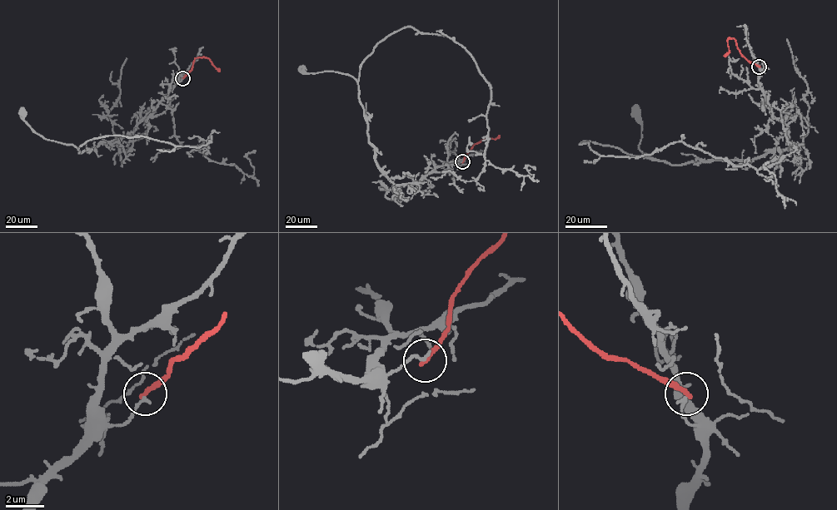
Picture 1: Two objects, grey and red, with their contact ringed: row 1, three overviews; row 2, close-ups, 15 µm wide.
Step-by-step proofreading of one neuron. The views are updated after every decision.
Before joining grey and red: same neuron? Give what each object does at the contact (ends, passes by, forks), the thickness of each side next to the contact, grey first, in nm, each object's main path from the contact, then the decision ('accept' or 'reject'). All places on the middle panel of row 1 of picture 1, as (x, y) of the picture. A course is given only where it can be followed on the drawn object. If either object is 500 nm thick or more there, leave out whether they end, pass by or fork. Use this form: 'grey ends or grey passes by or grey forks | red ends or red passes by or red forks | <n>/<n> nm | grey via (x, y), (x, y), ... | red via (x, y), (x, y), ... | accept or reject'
grey ends | red ends | 160/280 nm | grey via (462, 161), (436, 167), (417, 183), (395, 185), (369, 141), (358, 83), (335, 71), (301, 69) | red via (462, 161), (474, 144), (488, 138), (495, 139), (499, 135) | reject

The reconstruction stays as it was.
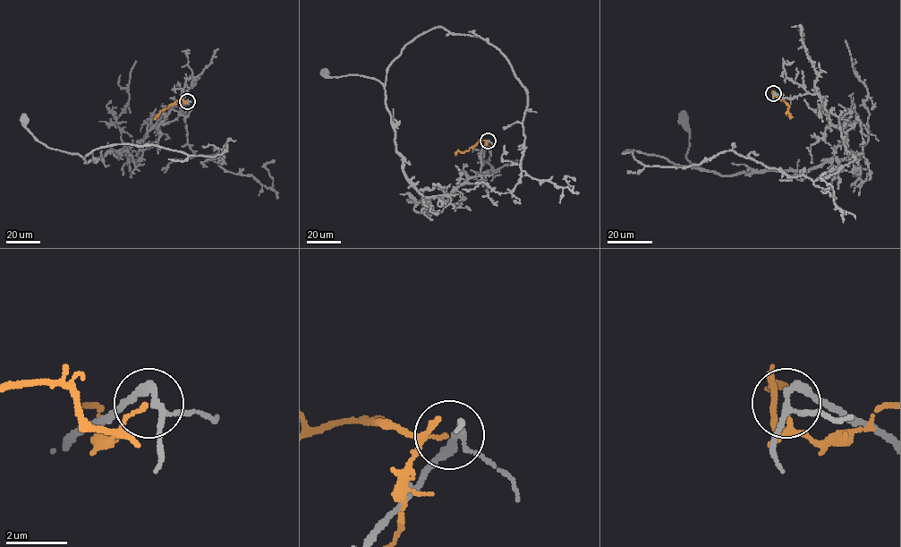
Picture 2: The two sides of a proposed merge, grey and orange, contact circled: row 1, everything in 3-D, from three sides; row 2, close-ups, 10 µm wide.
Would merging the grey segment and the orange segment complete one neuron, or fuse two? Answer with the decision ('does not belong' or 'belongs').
does not belong

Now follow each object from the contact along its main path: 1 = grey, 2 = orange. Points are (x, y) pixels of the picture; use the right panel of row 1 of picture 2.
1: (773, 93), (817, 93), (828, 121), (846, 135), (847, 157), (805, 170), (720, 175), (686, 158), (683, 118)
2: (773, 93), (789, 106), (789, 118)

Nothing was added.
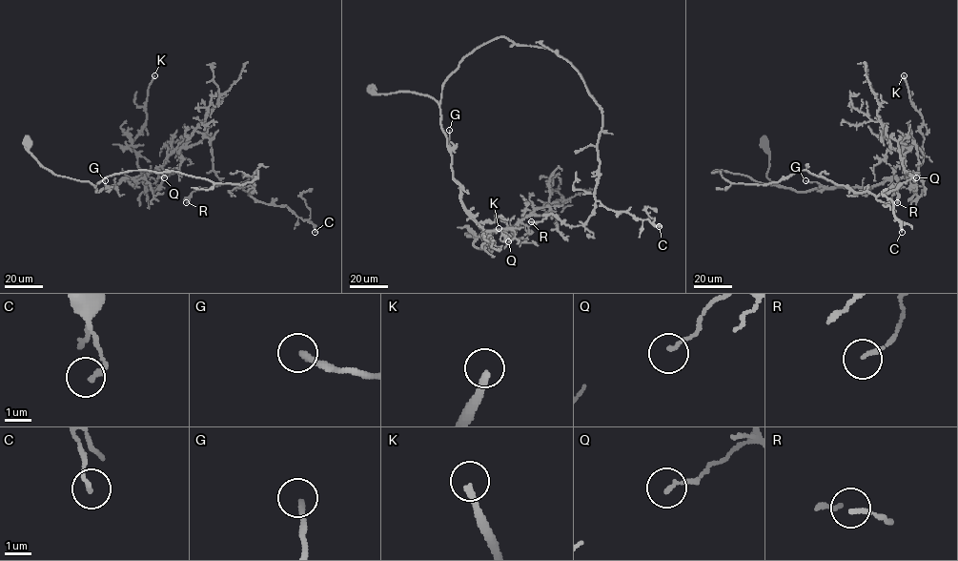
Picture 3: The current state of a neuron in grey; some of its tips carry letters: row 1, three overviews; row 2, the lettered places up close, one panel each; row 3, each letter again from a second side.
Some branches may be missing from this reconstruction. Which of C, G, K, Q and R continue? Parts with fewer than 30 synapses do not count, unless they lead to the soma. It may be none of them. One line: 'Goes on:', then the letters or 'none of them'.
Goes on: G, K

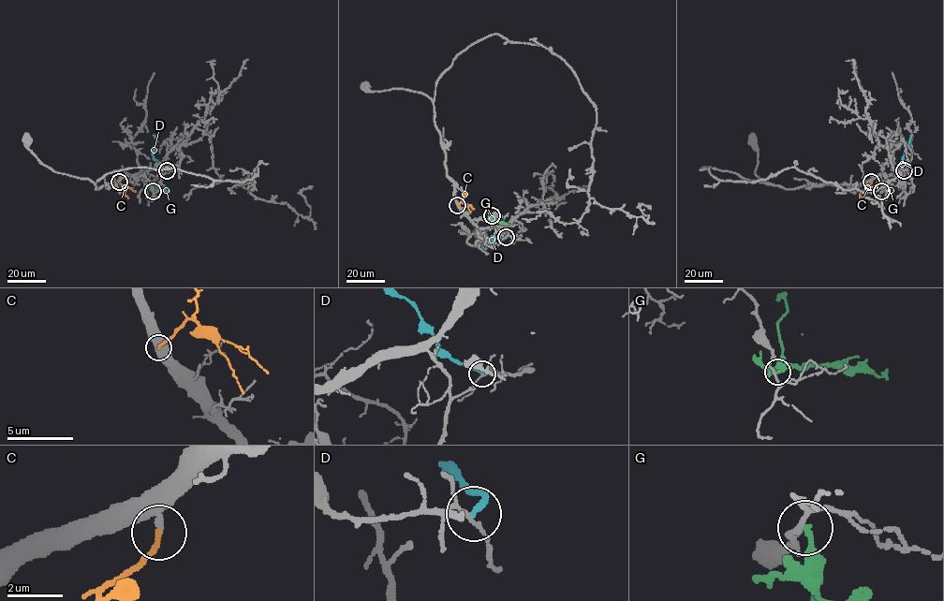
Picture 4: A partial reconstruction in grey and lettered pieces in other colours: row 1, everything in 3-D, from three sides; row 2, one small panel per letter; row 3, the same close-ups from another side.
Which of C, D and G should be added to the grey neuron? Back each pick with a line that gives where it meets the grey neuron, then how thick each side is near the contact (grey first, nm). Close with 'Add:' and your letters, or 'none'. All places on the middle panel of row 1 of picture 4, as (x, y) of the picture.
C: (457, 205) | 200/200 nm
Add: C

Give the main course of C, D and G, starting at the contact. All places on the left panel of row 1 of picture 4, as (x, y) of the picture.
C: (119, 182), (128, 198)
D: (167, 170), (153, 156), (156, 141), (153, 135)
G: (153, 191), (169, 191)

